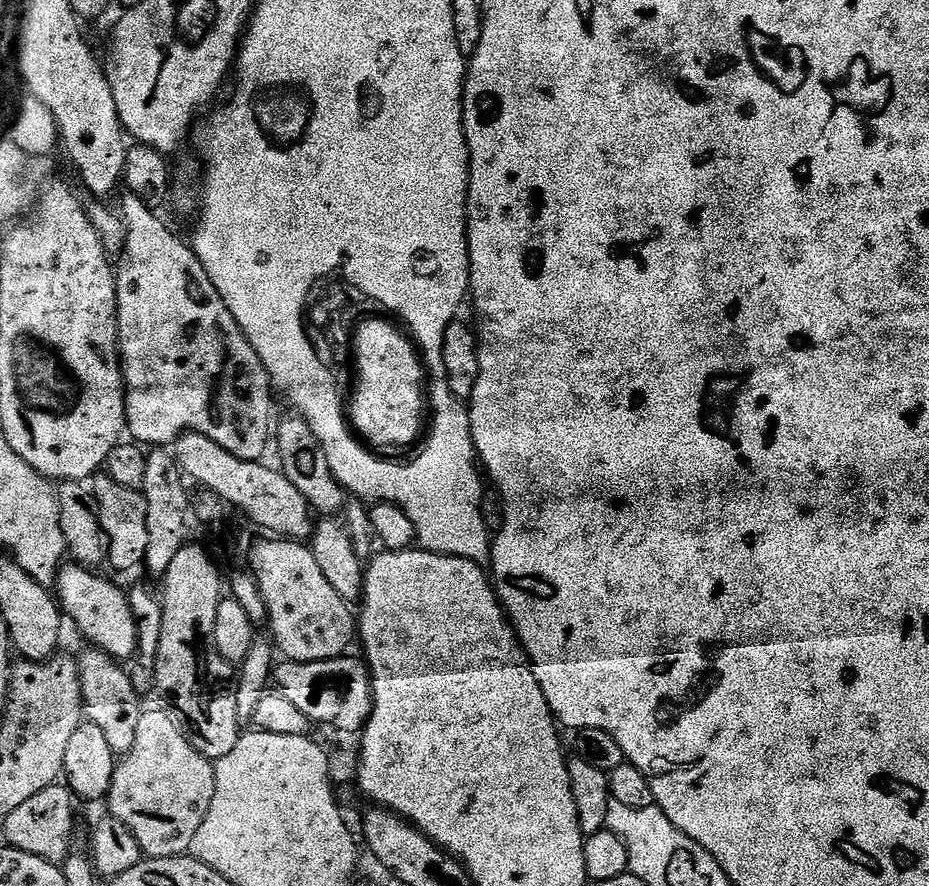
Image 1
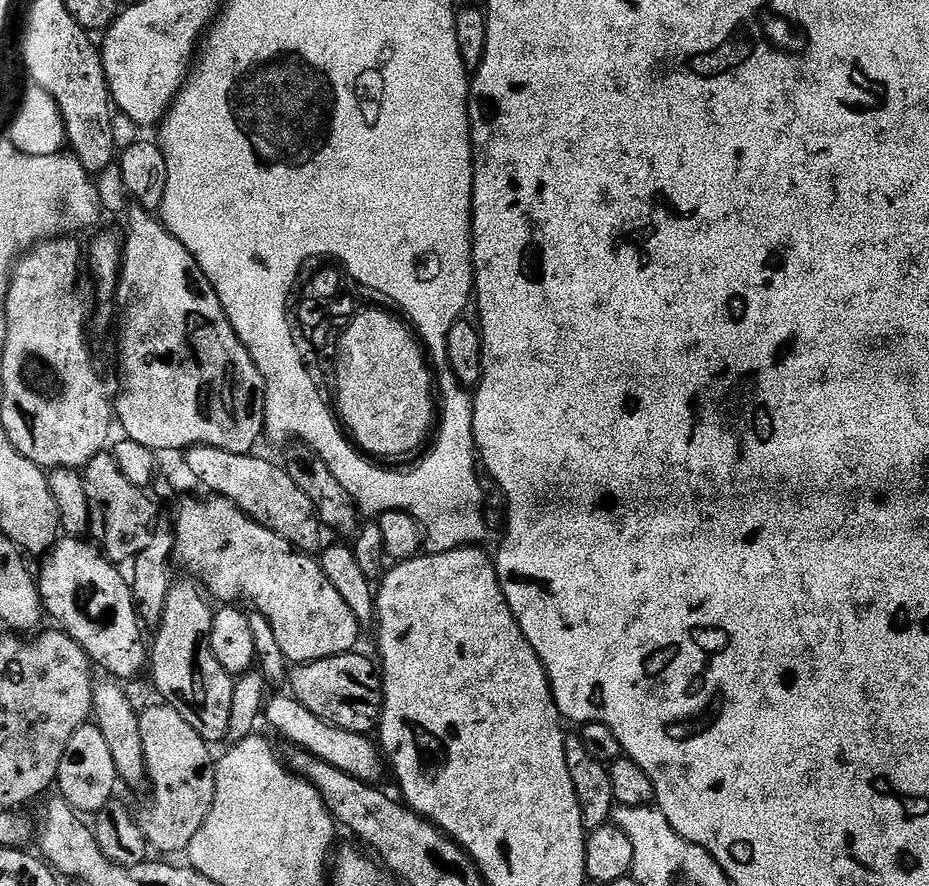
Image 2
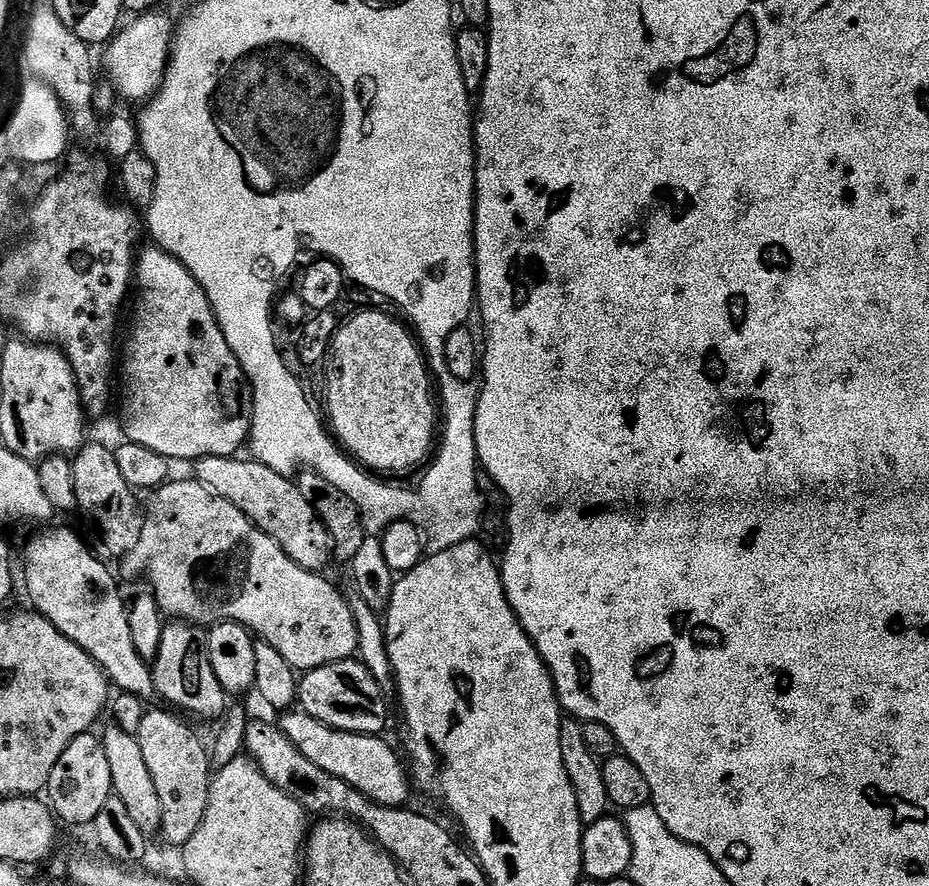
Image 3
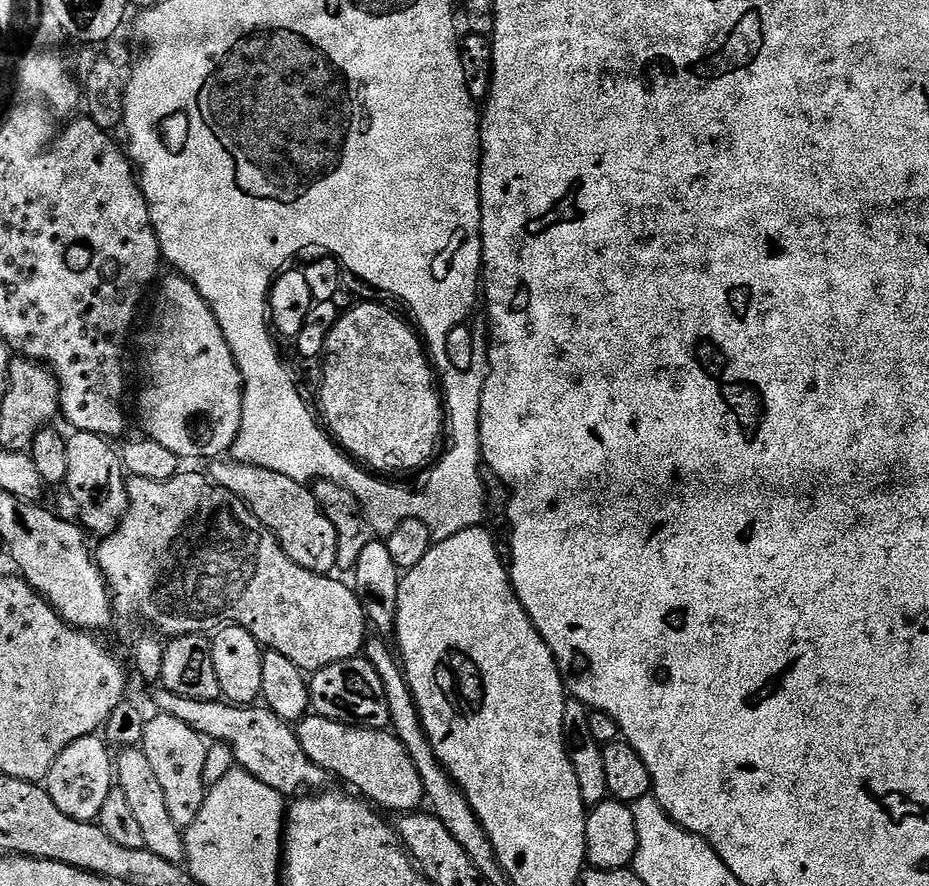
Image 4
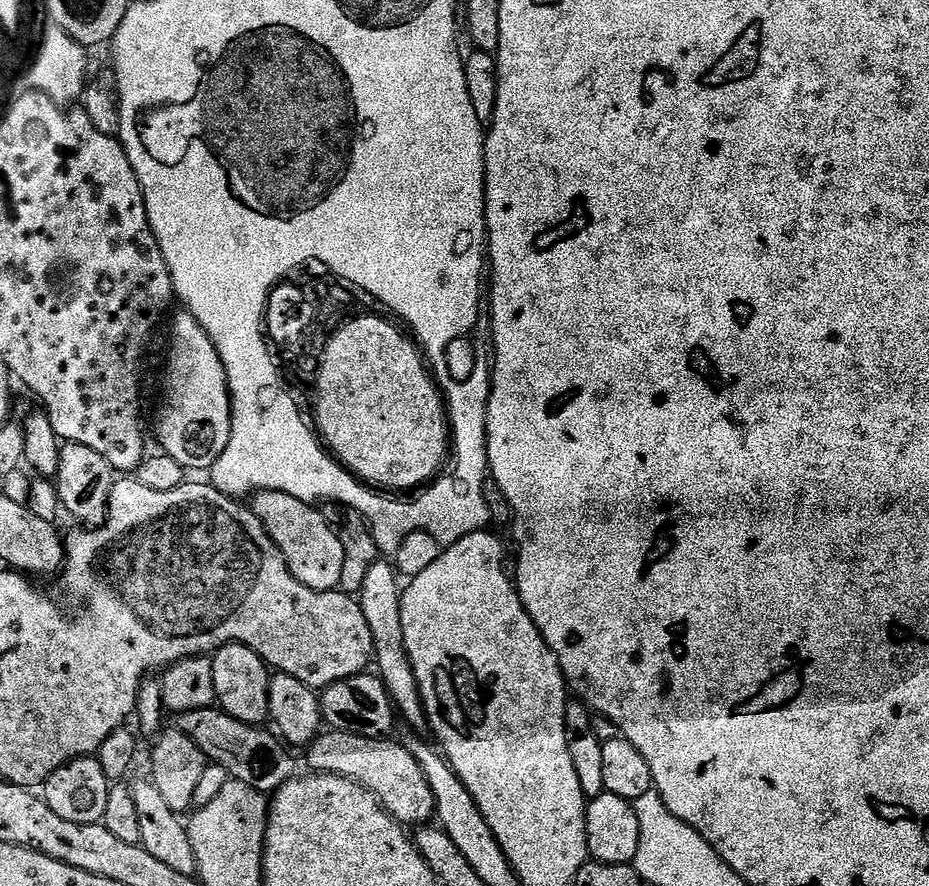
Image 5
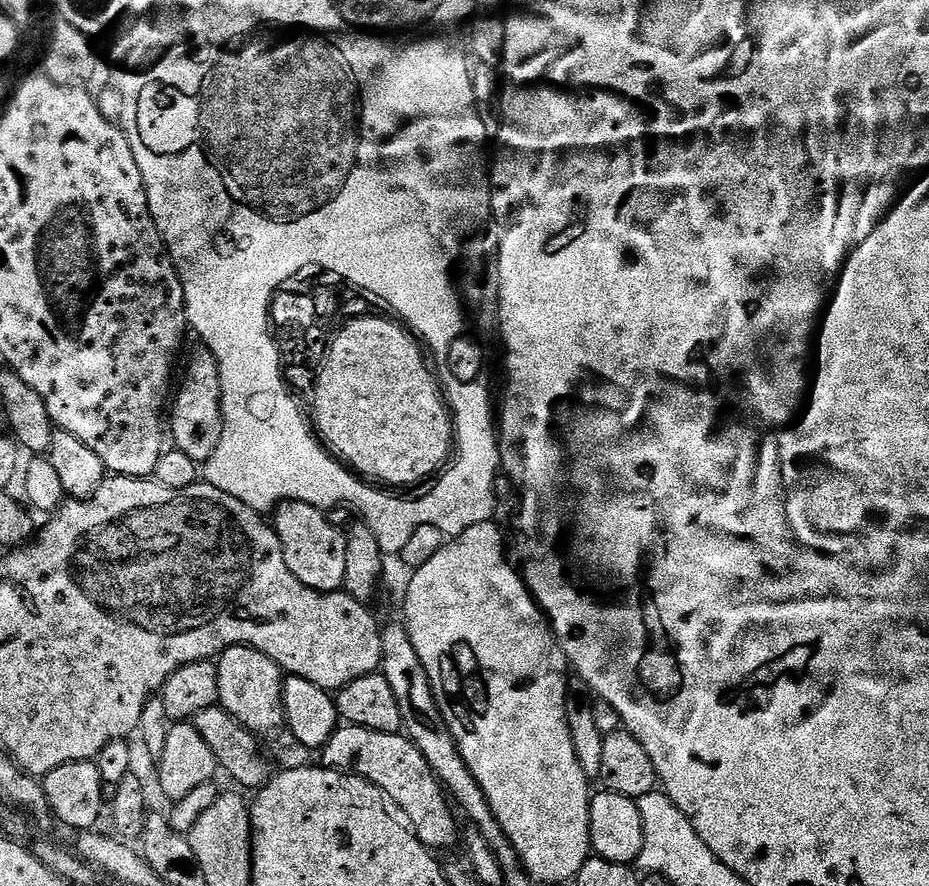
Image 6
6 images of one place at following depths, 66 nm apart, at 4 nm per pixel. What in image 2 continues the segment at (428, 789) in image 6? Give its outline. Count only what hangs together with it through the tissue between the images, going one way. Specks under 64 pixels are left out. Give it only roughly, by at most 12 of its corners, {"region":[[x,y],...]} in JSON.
{"region":[[295,696],[266,720],[297,749],[375,785],[386,761],[371,735],[327,724]]}

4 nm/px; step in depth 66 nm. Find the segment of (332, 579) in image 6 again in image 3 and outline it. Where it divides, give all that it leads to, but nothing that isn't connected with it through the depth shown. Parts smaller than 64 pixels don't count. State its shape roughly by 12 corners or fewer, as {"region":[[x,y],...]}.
{"region":[[207,456],[195,479],[307,572],[332,539],[295,479],[255,458]]}

